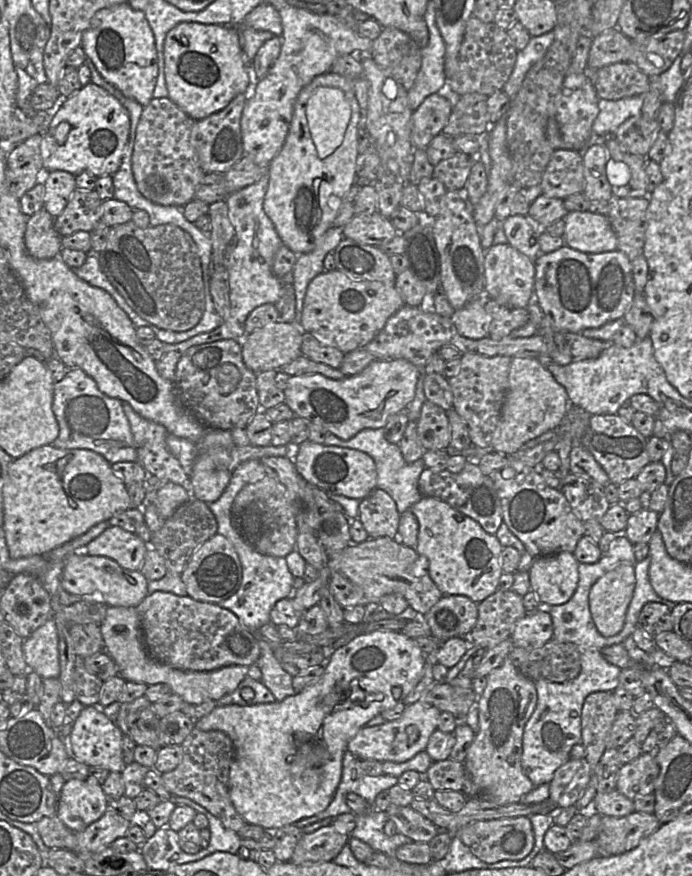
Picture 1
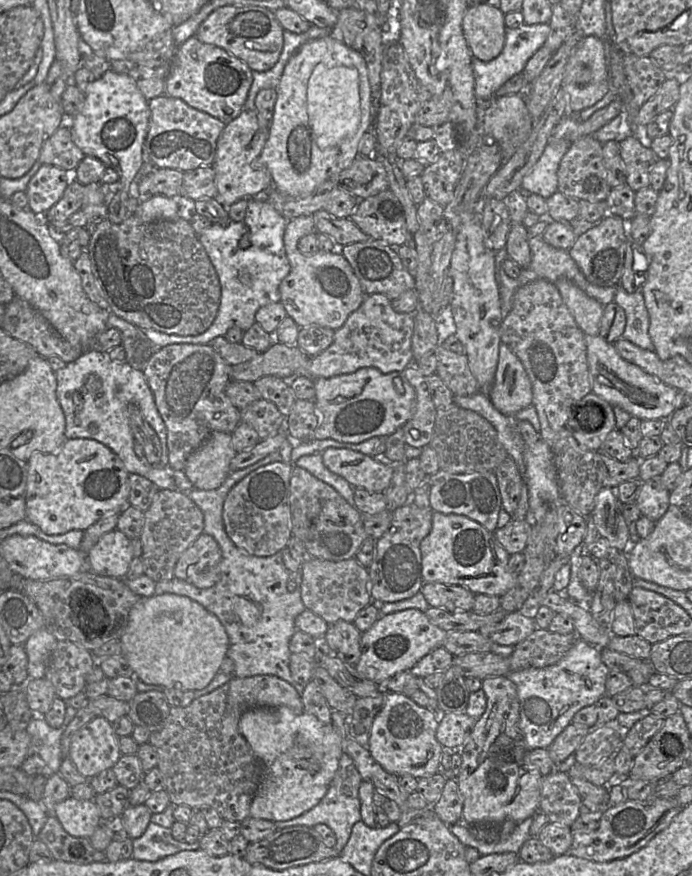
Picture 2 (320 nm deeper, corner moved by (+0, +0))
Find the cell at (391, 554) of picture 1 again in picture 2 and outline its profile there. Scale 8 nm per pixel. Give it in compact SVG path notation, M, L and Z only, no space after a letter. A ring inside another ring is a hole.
M437 582L424 583L421 592L431 607L448 611L472 611L476 595L464 586Z

